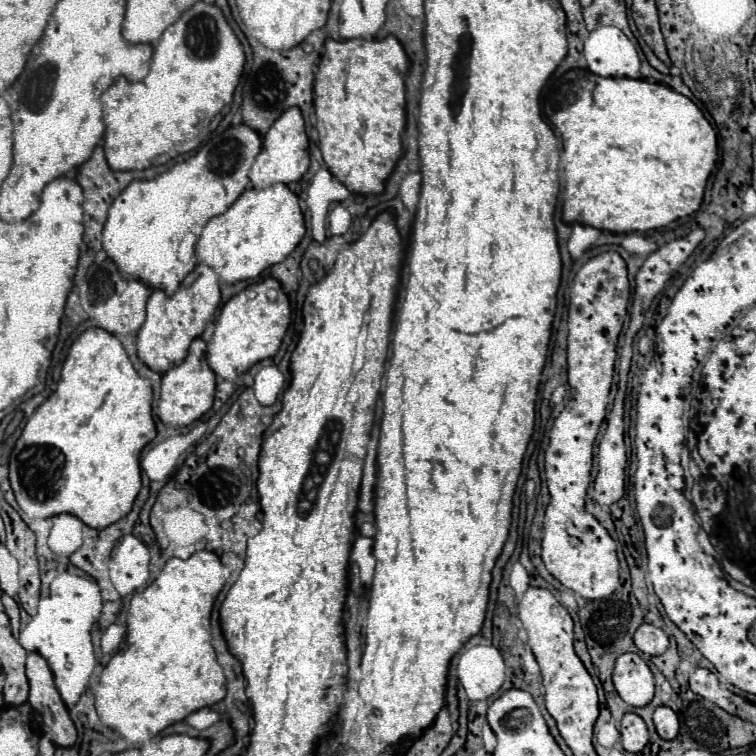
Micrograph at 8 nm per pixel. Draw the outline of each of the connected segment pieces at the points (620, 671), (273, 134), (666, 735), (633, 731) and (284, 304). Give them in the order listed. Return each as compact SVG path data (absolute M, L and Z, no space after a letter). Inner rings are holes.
M638 654L618 656L612 680L618 696L634 708L646 706L654 696L654 676Z
M292 106L276 120L276 124L272 124L268 134L264 136L264 146L252 164L250 180L254 188L268 188L276 182L290 184L290 182L298 182L308 170L308 166L310 166L310 158L308 158L308 136L304 118L302 118L300 108Z
M660 706L654 712L654 726L656 732L662 740L674 740L678 736L678 716L668 708L668 706Z
M634 712L624 714L620 734L622 734L622 744L624 744L624 750L626 750L626 752L640 752L640 750L644 750L644 746L648 744L646 724L644 724L644 720L642 720L638 714L634 714Z
M266 278L264 282L252 284L240 294L232 296L220 310L216 318L216 330L208 344L208 364L210 368L222 376L224 380L234 380L250 366L264 358L272 358L290 324L290 302L288 296L282 292L280 284L274 278ZM270 294L276 294L272 300Z

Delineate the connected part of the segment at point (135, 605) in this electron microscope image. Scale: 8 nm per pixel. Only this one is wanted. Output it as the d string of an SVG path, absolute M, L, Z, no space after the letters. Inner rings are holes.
M200 550L186 560L170 558L160 576L148 588L132 596L126 620L126 642L112 656L94 690L100 720L124 736L124 740L132 744L146 744L166 726L180 722L188 714L212 706L226 696L226 676L212 648L210 619L216 596L224 588L228 574L230 570L222 564L216 552Z

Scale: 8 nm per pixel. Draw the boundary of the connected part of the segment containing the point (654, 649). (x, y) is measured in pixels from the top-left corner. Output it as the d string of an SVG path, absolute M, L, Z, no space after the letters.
M642 624L634 634L634 644L644 654L660 656L668 648L668 636L662 628L656 628L652 624Z

